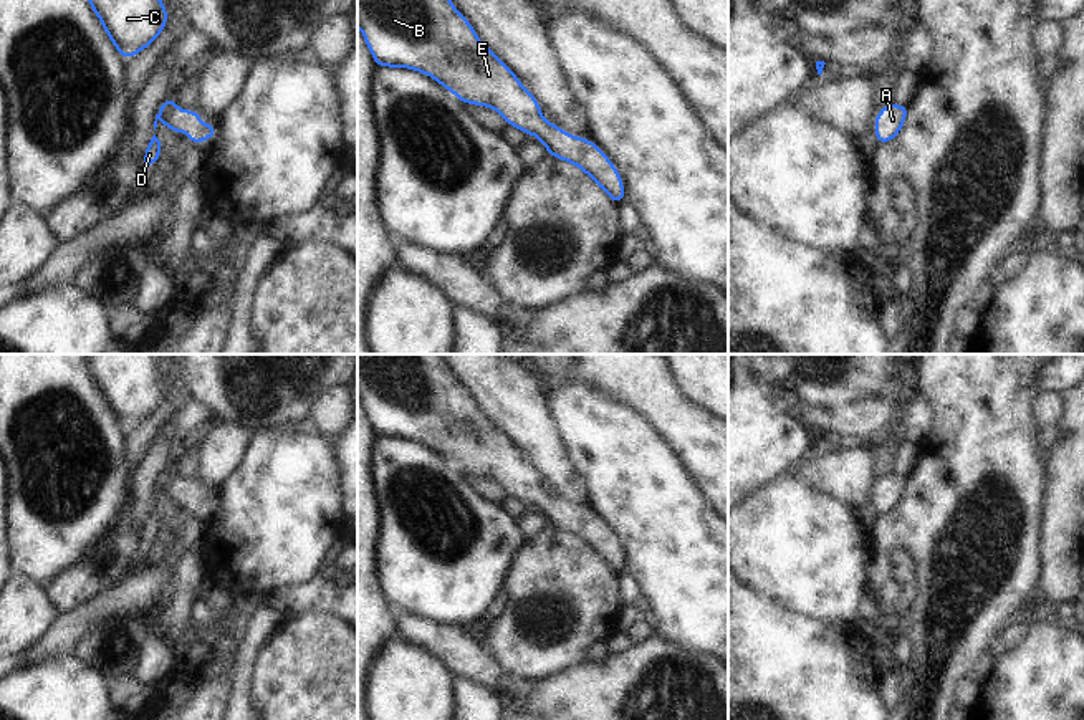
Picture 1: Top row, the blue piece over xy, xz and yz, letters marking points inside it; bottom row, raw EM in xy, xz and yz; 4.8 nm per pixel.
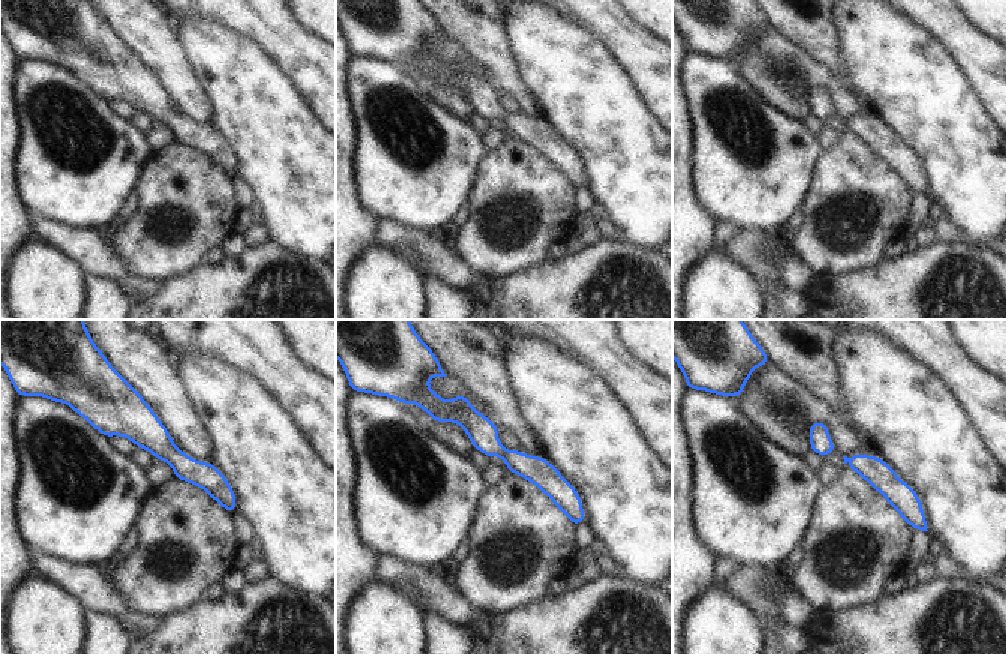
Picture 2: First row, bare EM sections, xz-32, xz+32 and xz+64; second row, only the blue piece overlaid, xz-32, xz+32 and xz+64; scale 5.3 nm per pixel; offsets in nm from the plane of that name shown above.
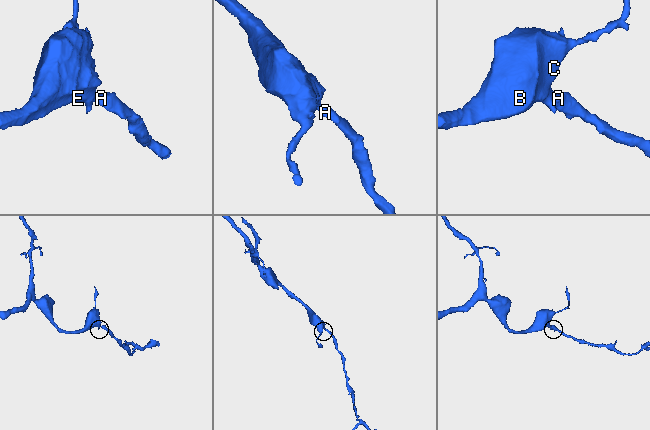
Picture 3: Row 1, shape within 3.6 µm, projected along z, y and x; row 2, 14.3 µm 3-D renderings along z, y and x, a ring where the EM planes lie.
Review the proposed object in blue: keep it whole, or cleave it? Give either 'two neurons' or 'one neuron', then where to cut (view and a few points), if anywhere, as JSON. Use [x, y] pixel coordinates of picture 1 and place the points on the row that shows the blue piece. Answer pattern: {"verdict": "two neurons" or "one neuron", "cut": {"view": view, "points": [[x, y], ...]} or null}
{"verdict": "one neuron", "cut": null}

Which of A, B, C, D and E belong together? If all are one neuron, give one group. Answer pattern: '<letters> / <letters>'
A B C D E

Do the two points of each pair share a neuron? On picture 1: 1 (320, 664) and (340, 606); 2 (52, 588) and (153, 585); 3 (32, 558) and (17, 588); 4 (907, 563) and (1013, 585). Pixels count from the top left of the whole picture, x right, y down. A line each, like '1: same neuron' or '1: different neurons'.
1: different neurons
2: different neurons
3: different neurons
4: different neurons

